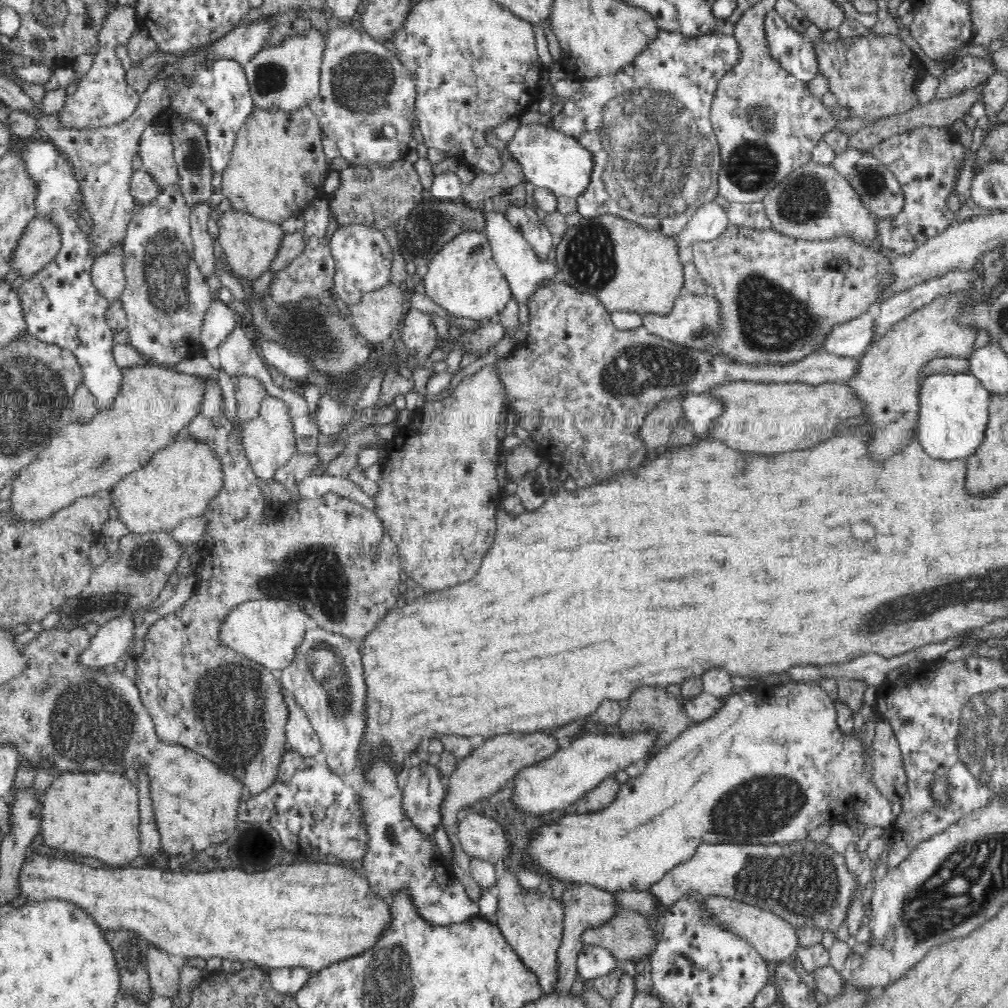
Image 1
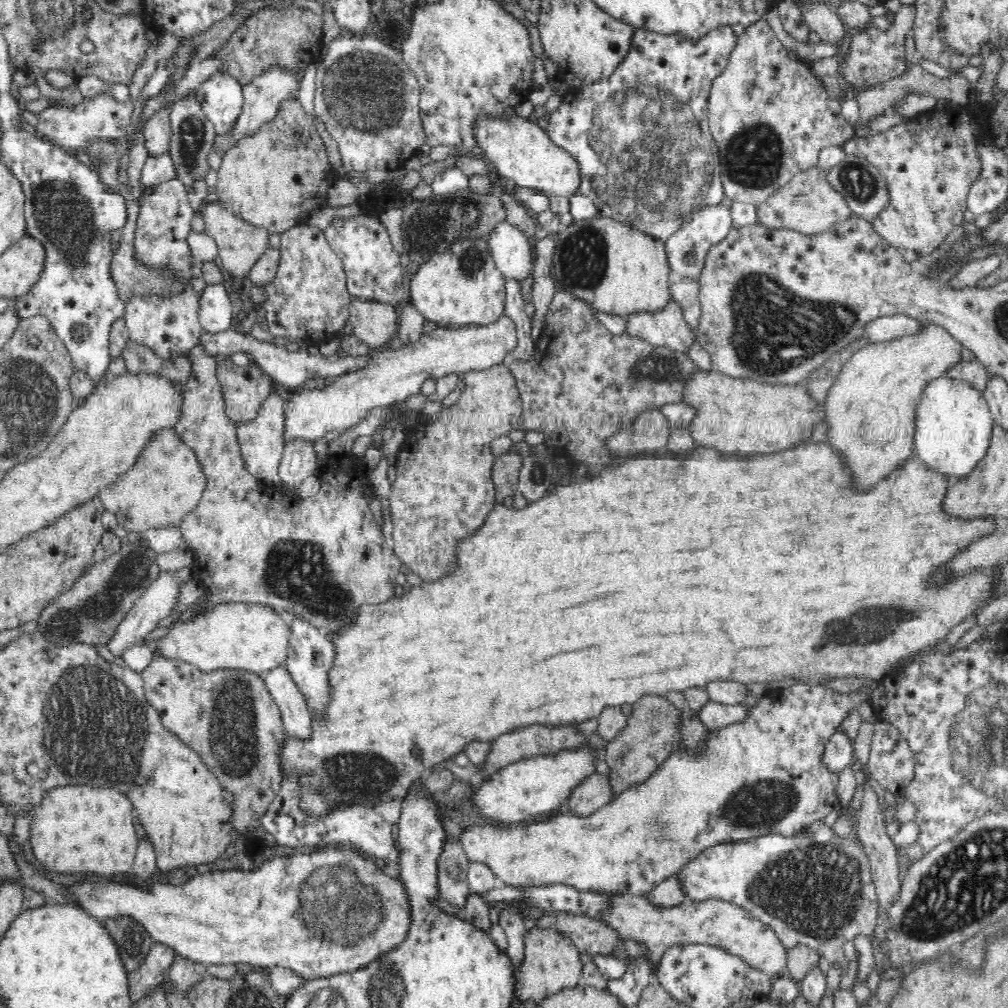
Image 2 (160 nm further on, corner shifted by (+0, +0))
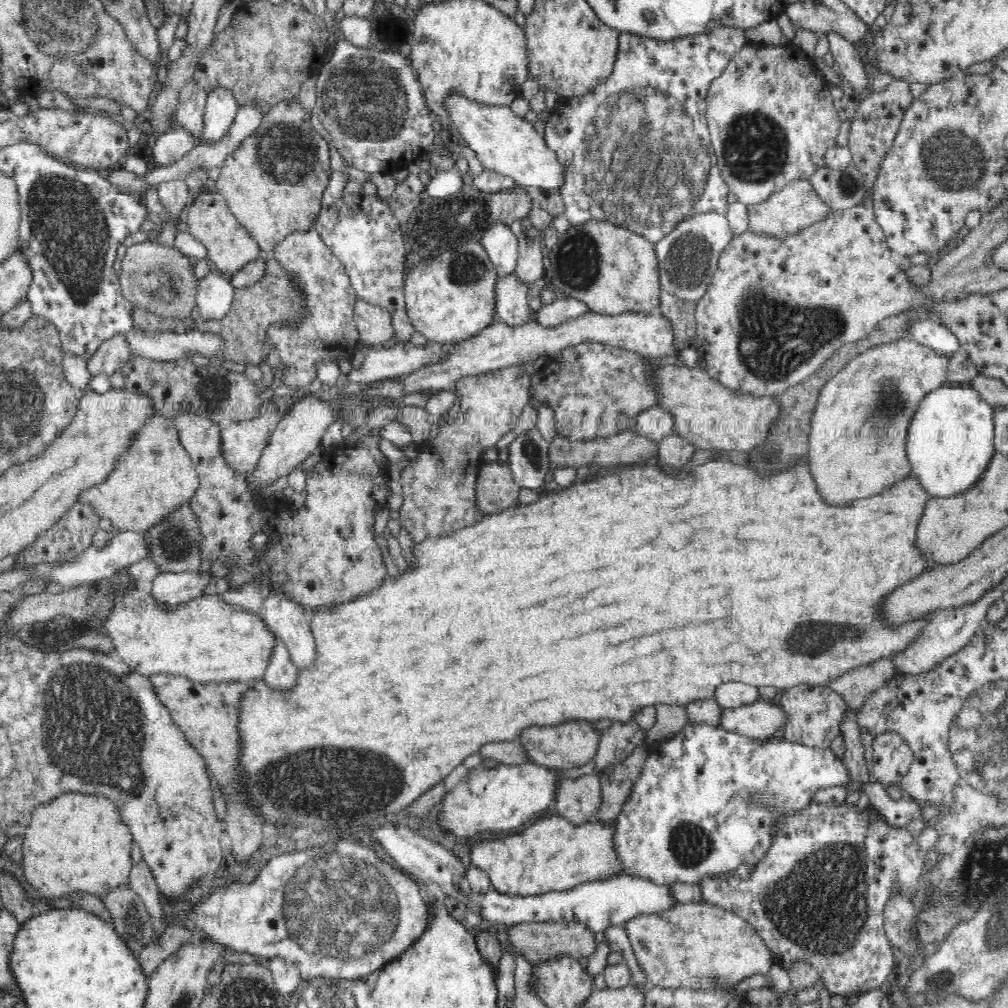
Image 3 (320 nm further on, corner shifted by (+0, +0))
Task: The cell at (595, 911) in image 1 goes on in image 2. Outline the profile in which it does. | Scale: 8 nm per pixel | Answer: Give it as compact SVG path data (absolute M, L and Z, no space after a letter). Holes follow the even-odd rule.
M630 894L611 895L597 914L600 923L616 930L625 940L644 941L646 955L658 966L660 956L672 944L714 944L744 958L751 966L766 974L783 974L789 962L789 952L768 923L755 918L750 911L720 899L683 900L674 908L656 908L645 897Z

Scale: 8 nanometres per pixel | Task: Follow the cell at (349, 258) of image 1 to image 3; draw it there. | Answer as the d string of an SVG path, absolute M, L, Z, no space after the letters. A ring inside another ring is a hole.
M346 194L334 204L323 204L314 228L332 253L345 266L358 298L390 311L404 308L404 242L401 227L391 208L374 194Z

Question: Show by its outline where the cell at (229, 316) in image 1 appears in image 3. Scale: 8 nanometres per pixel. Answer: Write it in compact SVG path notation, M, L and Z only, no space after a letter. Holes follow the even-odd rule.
M215 271L202 278L193 302L199 309L201 320L222 320L232 308L235 289L232 281L223 278L221 272Z

